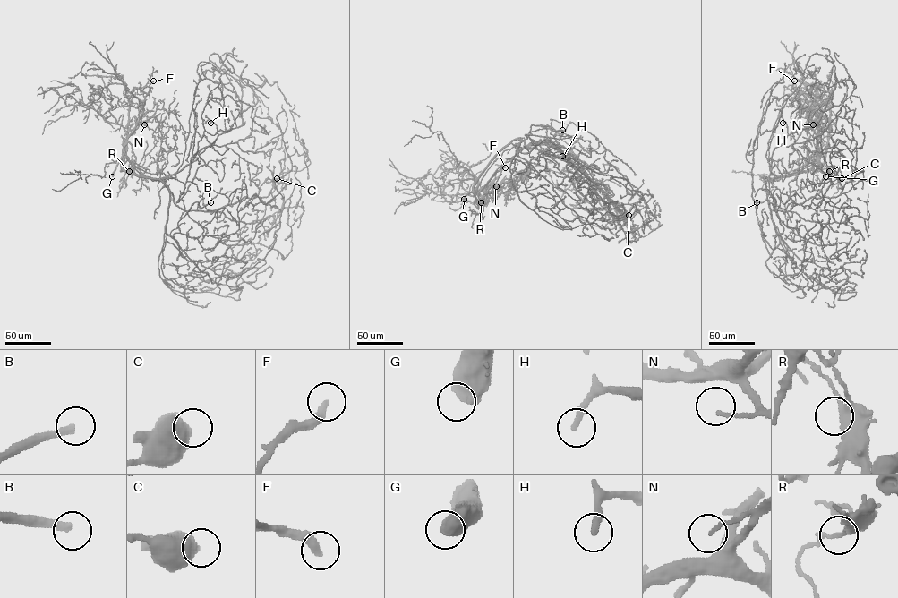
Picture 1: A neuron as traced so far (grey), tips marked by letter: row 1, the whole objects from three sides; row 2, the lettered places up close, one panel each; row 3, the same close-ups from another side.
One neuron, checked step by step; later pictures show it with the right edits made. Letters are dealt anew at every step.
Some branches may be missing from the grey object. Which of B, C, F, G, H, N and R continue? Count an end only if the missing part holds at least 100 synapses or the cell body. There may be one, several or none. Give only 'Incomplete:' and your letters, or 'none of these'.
Incomplete: B, G, H

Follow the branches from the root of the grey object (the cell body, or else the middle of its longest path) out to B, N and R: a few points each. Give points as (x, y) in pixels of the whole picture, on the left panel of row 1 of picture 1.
B: (161, 180), (169, 193), (166, 232), (182, 256), (174, 236), (177, 222), (194, 202), (200, 208), (210, 202)
N: (161, 180), (140, 177), (122, 166), (126, 138), (139, 124), (144, 124)
R: (161, 180), (140, 177), (122, 167), (123, 147), (128, 142), (135, 158), (134, 171), (131, 174), (129, 171)

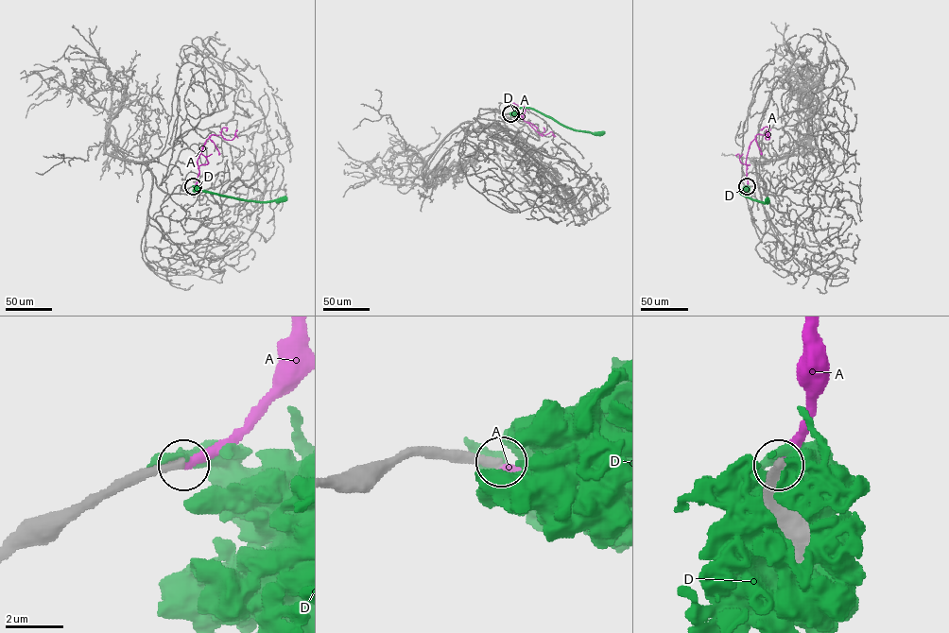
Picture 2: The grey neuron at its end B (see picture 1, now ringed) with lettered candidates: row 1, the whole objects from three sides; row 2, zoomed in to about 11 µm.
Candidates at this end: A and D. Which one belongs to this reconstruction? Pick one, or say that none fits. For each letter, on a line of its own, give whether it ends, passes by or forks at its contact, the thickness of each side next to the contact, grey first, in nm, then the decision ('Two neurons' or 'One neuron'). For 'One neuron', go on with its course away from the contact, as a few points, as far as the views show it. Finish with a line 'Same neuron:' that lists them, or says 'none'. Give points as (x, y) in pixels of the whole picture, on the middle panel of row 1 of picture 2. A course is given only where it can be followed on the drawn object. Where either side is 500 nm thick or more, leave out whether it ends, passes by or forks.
A: It ends there. Thickness 320 nm (grey) against 360 nm. One neuron. Its course: (510, 113), (516, 112), (542, 135), (551, 131), (555, 136)
D: Thickness 360 nm (grey) against 600 nm. Two neurons
Same neuron: A

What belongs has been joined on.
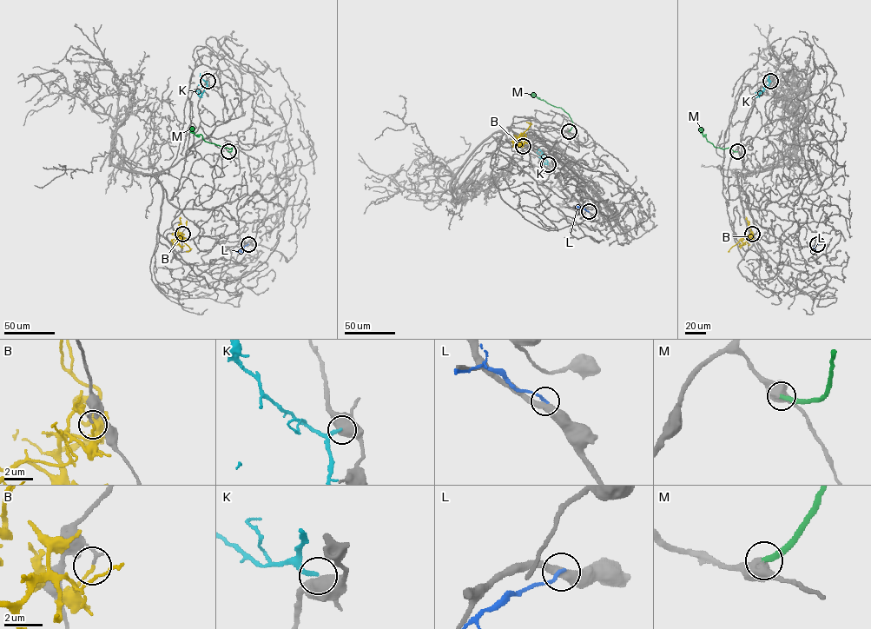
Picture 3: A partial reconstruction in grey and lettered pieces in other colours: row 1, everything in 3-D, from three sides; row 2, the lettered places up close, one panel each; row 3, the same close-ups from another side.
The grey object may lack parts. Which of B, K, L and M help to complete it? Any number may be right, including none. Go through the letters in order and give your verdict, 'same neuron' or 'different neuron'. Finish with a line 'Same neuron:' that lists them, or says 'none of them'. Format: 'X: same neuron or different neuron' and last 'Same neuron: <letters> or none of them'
B: different neuron
K: different neuron
L: different neuron
M: different neuron
Same neuron: none of them

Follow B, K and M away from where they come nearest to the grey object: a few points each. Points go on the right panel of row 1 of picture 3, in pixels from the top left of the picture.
B: (752, 234), (749, 238), (742, 238), (728, 251)
K: (770, 81), (756, 97), (756, 93)
M: (737, 151), (715, 147), (708, 142), (706, 134), (702, 135), (700, 126)

